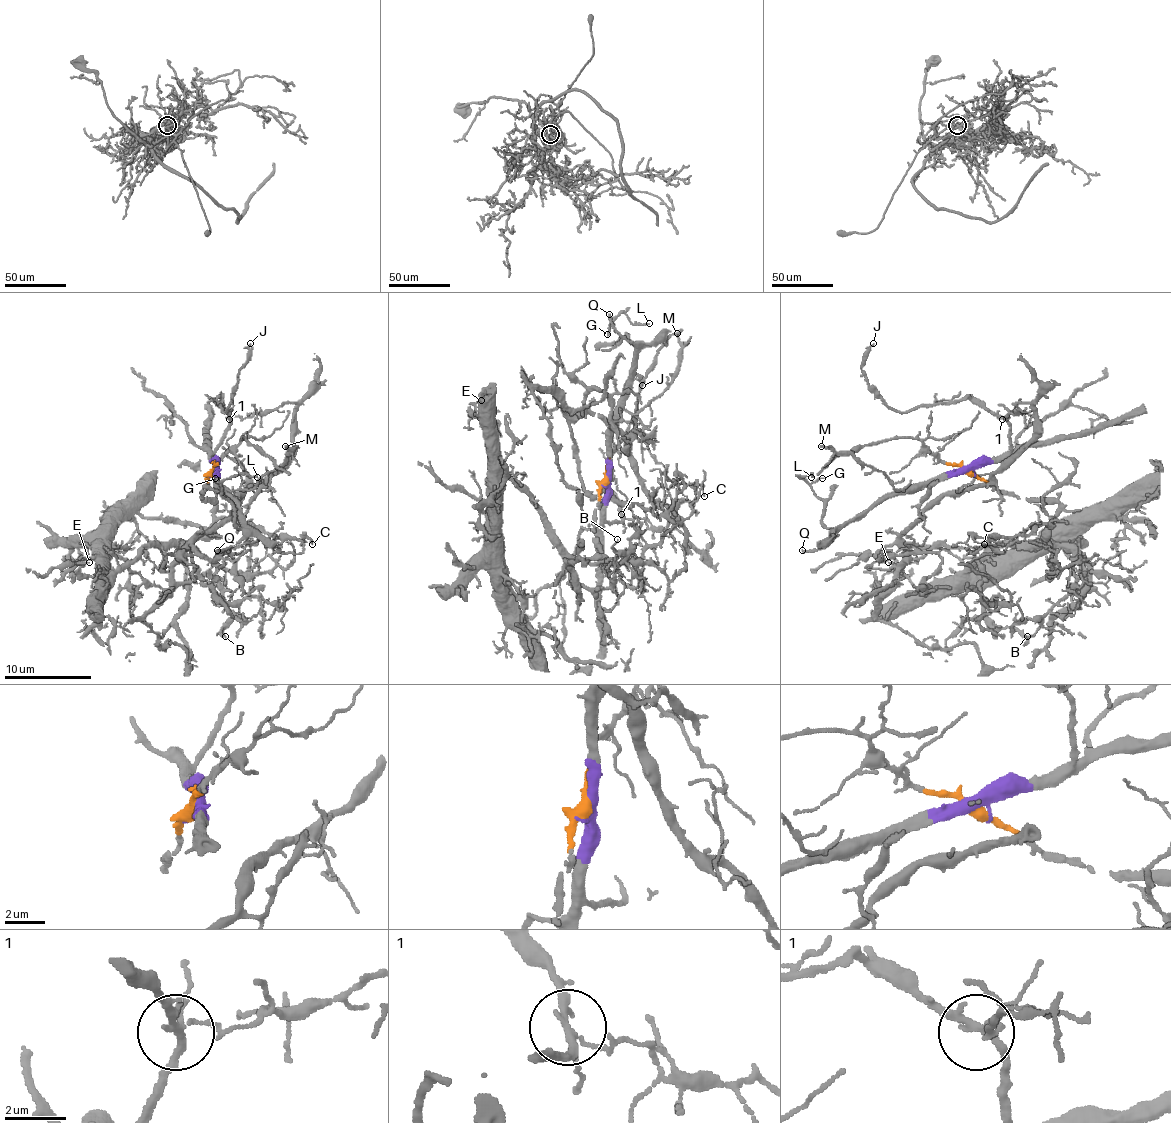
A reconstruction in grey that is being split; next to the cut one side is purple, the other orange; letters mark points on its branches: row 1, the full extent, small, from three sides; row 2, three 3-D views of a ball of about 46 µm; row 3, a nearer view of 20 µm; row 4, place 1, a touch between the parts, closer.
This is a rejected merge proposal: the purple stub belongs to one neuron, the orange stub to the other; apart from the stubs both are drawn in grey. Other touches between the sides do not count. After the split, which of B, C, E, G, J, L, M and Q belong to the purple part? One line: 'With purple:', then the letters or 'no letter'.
With purple: G, J, L, M, Q

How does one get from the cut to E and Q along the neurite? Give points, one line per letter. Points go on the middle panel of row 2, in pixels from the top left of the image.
E: (605, 480), (594, 532), (605, 571), (551, 534), (499, 460), (496, 419), (473, 415), (481, 400)
Q: (605, 482), (620, 398), (633, 372), (635, 350), (635, 346), (616, 328), (609, 313)

